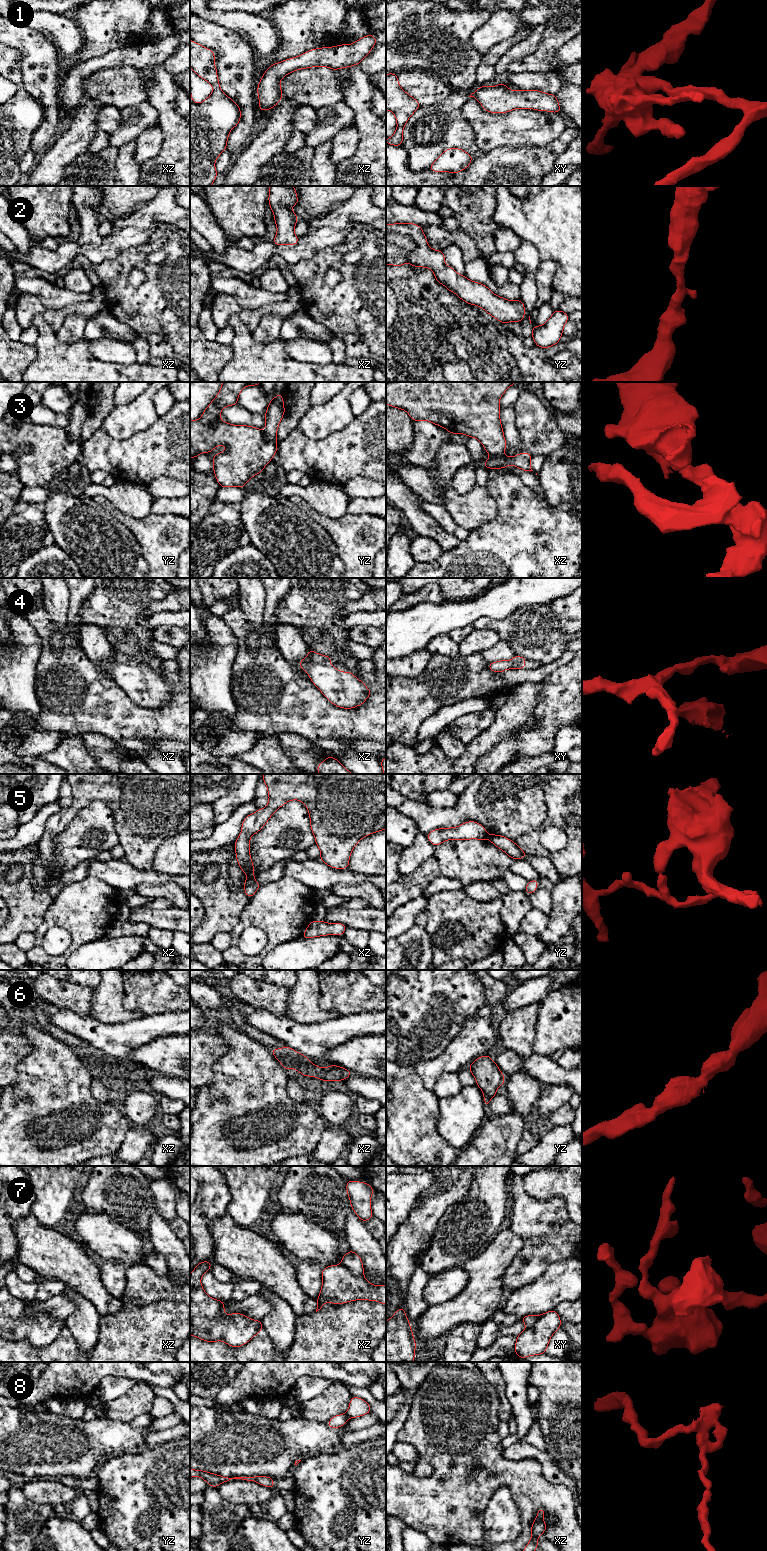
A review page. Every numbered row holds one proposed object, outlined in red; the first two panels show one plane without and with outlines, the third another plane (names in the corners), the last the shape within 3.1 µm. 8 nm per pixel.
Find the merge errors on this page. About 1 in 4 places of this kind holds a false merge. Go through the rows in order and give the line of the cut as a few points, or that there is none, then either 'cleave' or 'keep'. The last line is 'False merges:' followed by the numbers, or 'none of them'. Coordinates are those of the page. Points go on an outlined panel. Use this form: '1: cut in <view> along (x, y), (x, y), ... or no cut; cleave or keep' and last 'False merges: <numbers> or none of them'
1: no cut; keep
2: no cut; keep
3: cut in yz along (262, 431), (263, 436), (267, 440), (276, 444); cleave
4: no cut; keep
5: cut in xz along (248, 875), (252, 876); cleave
6: no cut; keep
7: cut in xz along (341, 1264), (352, 1274), (362, 1276); cleave
8: cut in xz along (537, 1517), (542, 1519); cleave
False merges: 3, 5, 7, 8

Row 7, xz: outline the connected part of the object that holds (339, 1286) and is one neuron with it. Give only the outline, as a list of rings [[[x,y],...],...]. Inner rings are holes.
[[[329,1265],[322,1269],[322,1286],[319,1296],[317,1297],[317,1309],[320,1310],[324,1303],[344,1304],[356,1300],[378,1301],[386,1305],[386,1285],[378,1286],[368,1282],[364,1276],[354,1276],[343,1265]]]

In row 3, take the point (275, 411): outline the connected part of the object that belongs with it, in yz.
[[[278,393],[275,398],[270,399],[269,405],[265,412],[265,429],[263,431],[264,438],[273,443],[278,443],[277,431],[278,426],[284,416],[285,407],[282,393]]]

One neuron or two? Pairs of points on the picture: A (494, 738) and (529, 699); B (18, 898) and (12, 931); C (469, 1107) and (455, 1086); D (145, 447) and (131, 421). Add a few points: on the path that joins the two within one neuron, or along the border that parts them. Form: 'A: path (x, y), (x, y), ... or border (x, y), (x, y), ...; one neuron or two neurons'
A: path (501, 728), (519, 709); one neuron
B: path (18, 906), (17, 923); one neuron
C: border (463, 1086), (457, 1093), (440, 1099); two neurons
D: border (157, 418), (151, 425), (128, 438), (115, 438); two neurons

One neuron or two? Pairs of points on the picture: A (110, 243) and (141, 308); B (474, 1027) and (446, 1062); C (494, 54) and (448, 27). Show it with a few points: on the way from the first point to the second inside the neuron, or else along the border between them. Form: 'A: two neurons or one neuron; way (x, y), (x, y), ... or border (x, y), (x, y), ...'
A: two neurons; border (137, 245), (94, 265)
B: one neuron; way (472, 1036), (455, 1053)
C: two neurons; border (483, 55), (476, 69), (475, 77)

